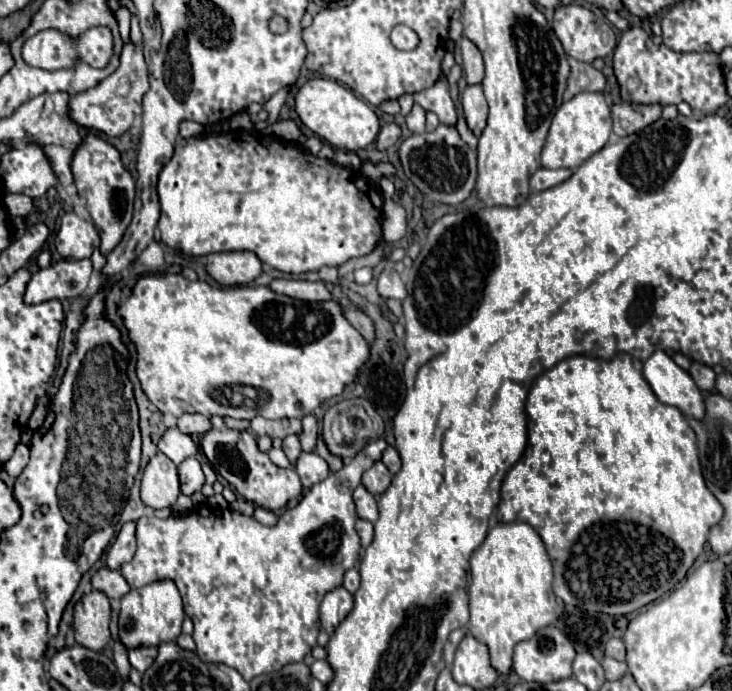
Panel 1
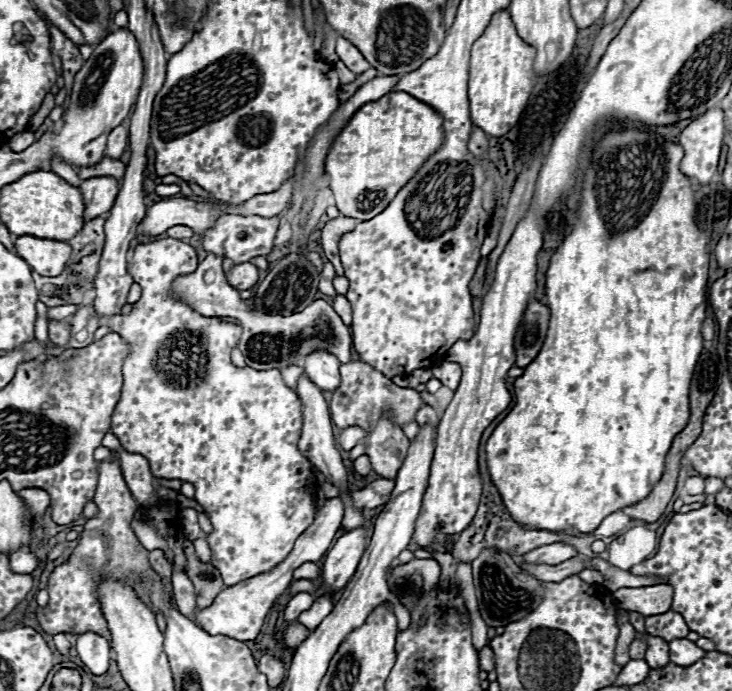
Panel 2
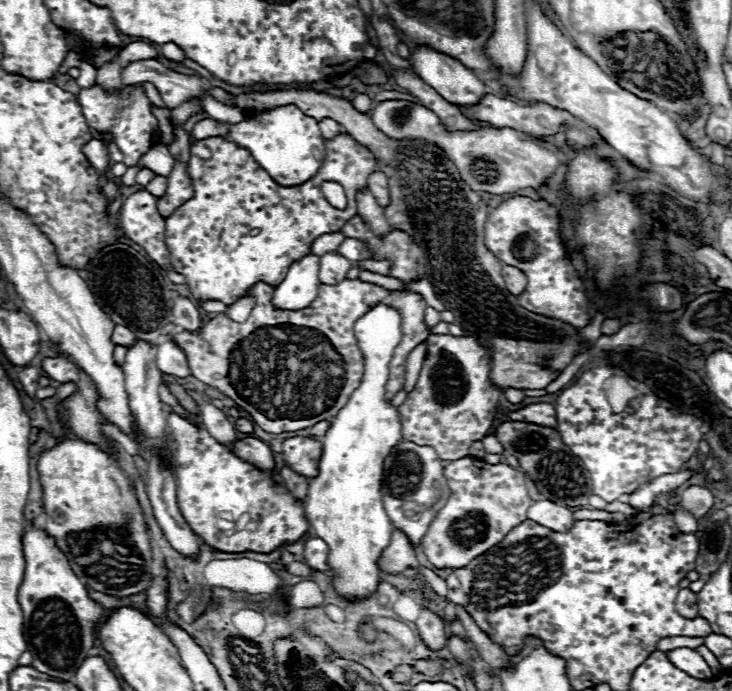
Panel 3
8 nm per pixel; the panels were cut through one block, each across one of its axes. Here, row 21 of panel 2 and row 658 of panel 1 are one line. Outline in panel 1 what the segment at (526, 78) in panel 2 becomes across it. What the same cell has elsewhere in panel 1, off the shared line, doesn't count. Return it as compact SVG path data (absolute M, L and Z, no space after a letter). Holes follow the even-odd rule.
M526 522L496 524L470 558L470 634L490 648L492 666L500 674L512 668L512 648L536 630L554 624L562 614L552 592L552 564L538 532Z

